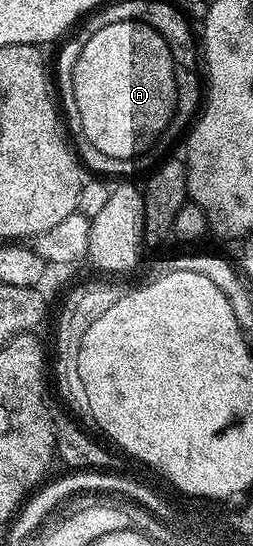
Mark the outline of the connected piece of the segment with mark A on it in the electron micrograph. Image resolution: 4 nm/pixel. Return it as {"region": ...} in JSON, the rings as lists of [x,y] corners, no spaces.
{"region":[[[117,22],[100,28],[100,32],[84,44],[74,65],[76,108],[80,112],[84,136],[88,136],[92,148],[100,148],[104,156],[133,159],[139,157],[141,150],[148,149],[175,117],[174,67],[168,44],[164,44],[151,26],[142,22]]]}

